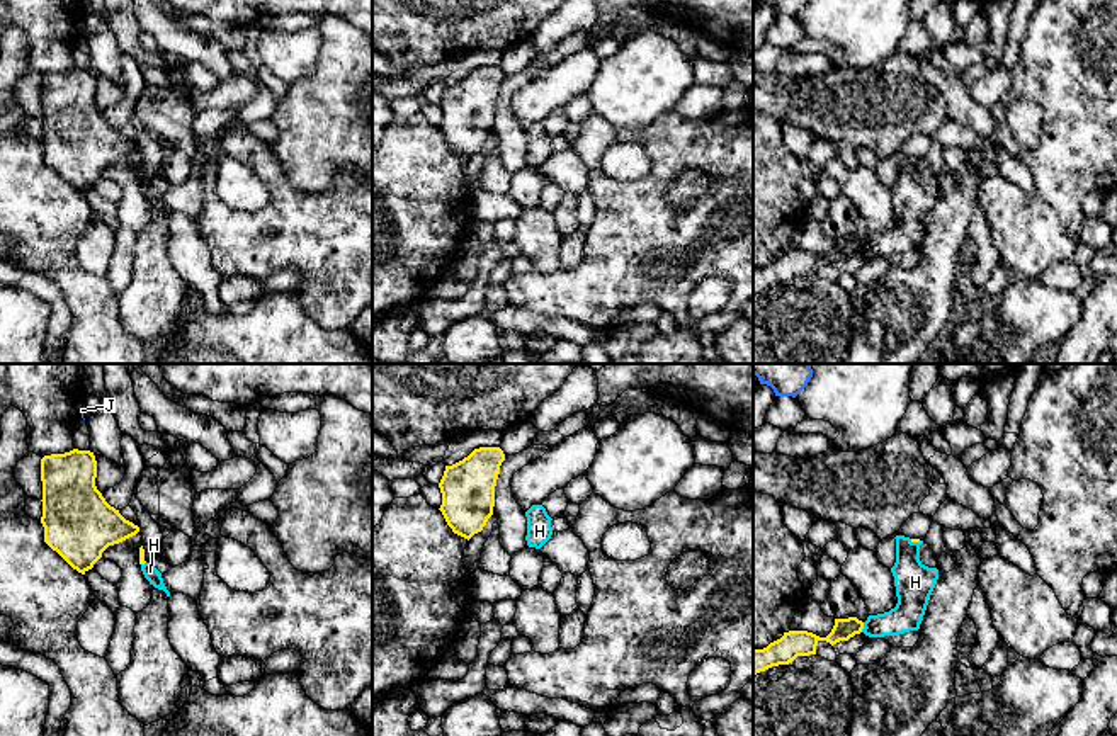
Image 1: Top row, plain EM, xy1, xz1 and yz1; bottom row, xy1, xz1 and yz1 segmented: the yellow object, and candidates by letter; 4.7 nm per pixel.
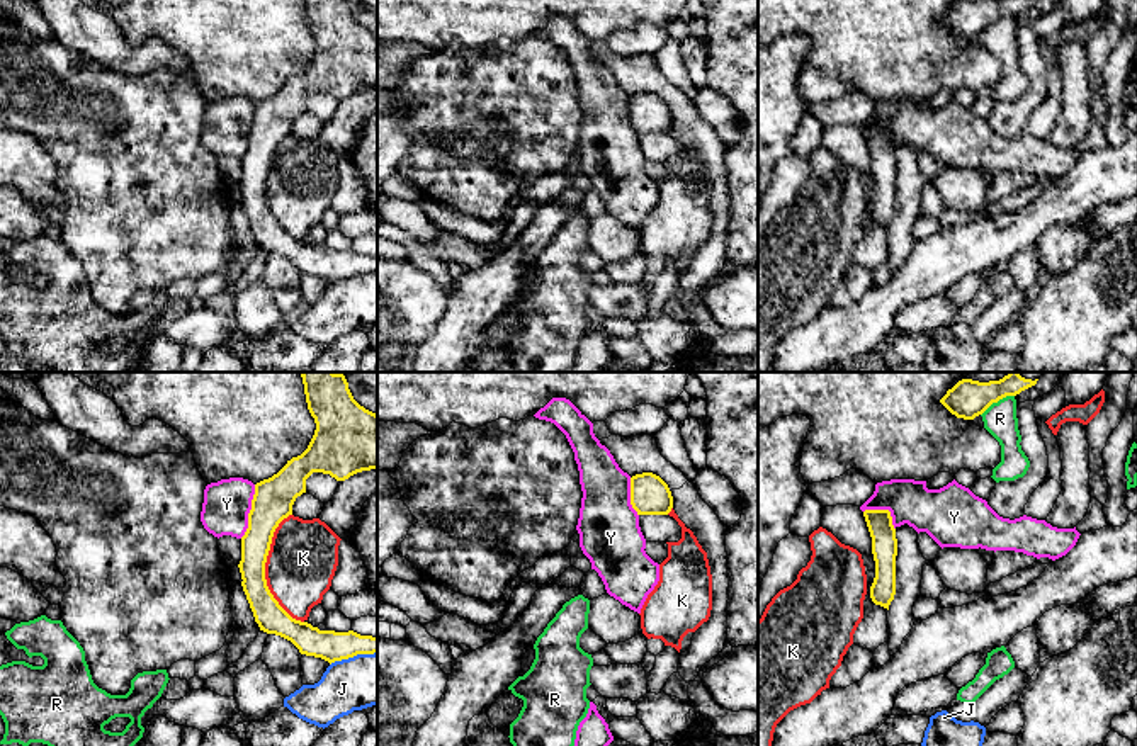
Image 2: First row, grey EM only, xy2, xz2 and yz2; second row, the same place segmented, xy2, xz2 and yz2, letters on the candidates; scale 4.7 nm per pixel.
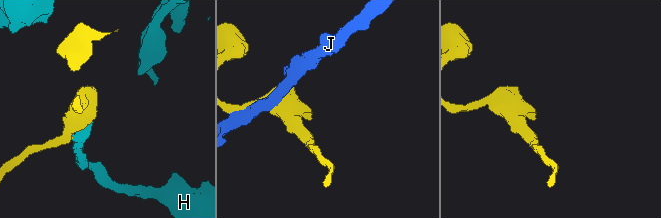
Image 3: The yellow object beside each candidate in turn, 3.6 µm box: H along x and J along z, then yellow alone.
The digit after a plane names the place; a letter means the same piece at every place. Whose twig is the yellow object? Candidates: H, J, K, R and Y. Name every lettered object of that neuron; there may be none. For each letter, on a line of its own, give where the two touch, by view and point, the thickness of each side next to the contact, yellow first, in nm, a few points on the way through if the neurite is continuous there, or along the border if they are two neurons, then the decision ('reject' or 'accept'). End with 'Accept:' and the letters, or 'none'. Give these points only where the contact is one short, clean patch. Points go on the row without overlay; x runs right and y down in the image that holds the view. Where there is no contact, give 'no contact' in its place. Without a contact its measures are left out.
H: contact yz1 (862, 247); calibres 100 and 150 nm; accept
J: contact xy2 (352, 276); calibres 150 and 260 nm; reject
K: contact xy2 (264, 191); calibres 150 and 320 nm; reject
R: contact yz2 (996, 21); calibres 180 and 160 nm; reject
Y: contact xy2 (250, 131); calibres 190 and 220 nm; border xy2 (255, 104), (248, 146), (240, 157); reject
Accept: H

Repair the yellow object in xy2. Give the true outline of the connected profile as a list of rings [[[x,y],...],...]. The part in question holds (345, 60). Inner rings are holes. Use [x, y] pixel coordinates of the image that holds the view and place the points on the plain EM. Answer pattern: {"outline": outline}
{"outline": [[[303,0],[303,3],[308,29],[316,42],[314,54],[301,75],[287,80],[272,97],[255,104],[248,148],[241,156],[241,180],[238,187],[243,211],[260,250],[280,255],[291,260],[301,274],[321,277],[331,284],[357,274],[377,272],[377,257],[360,255],[354,250],[320,250],[308,241],[292,238],[267,206],[265,182],[275,148],[284,138],[292,134],[292,124],[297,116],[306,112],[306,99],[313,92],[330,93],[337,100],[345,100],[357,92],[377,88],[377,34],[354,19],[347,0]]]}

